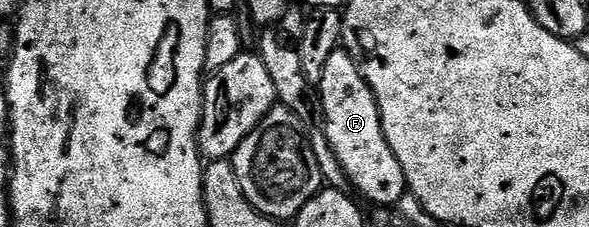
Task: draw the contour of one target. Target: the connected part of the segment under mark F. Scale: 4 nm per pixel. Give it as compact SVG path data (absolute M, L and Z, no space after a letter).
M344 49L330 53L326 69L322 69L318 94L320 104L324 106L324 135L348 175L355 194L365 195L370 202L376 203L372 205L384 209L399 204L406 193L404 170L384 136L376 98L368 88L357 60L355 63Z

